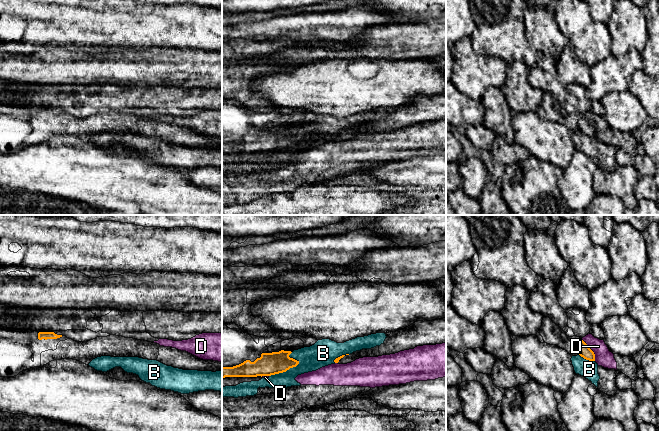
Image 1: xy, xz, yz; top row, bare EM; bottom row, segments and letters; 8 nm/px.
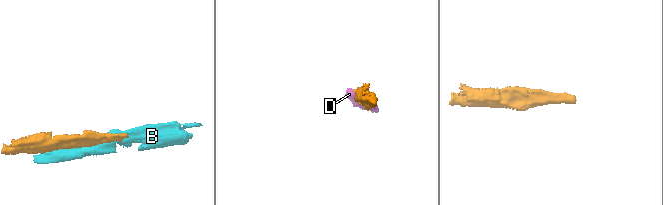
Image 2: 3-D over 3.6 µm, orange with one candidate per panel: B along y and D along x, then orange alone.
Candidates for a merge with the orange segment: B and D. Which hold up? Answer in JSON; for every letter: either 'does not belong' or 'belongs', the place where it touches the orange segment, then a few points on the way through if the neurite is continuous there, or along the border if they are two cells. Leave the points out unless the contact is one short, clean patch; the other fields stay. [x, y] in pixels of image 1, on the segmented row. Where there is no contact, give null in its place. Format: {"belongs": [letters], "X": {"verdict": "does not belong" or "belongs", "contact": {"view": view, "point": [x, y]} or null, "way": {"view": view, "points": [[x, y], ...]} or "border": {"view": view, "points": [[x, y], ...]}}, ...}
{"belongs": [], "B": {"verdict": "does not belong", "contact": {"view": "xz", "point": [284, 371]}}, "D": {"verdict": "does not belong", "contact": {"view": "yz", "point": [591, 350]}}}

